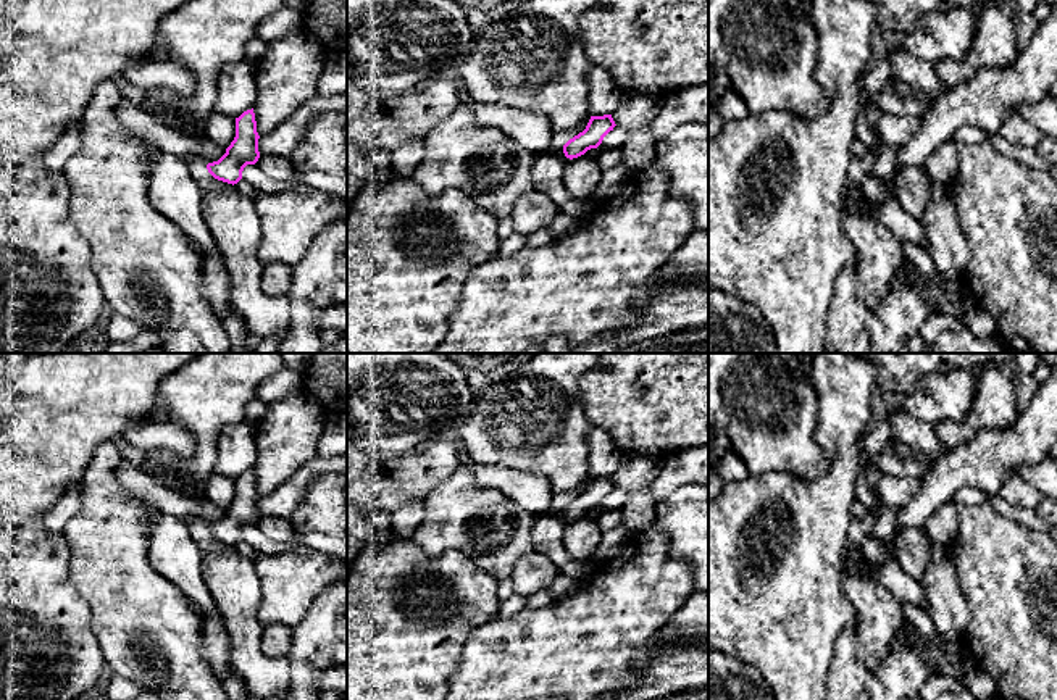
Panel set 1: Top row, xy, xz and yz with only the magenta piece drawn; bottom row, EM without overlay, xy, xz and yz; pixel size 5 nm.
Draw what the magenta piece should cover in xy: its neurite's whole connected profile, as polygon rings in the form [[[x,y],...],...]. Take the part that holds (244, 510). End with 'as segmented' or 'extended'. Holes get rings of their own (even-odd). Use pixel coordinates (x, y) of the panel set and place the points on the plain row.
[[[253,469],[236,479],[236,498],[226,515],[207,526],[208,534],[223,544],[237,545],[247,526],[255,526],[260,519],[258,494]]]; as segmented

